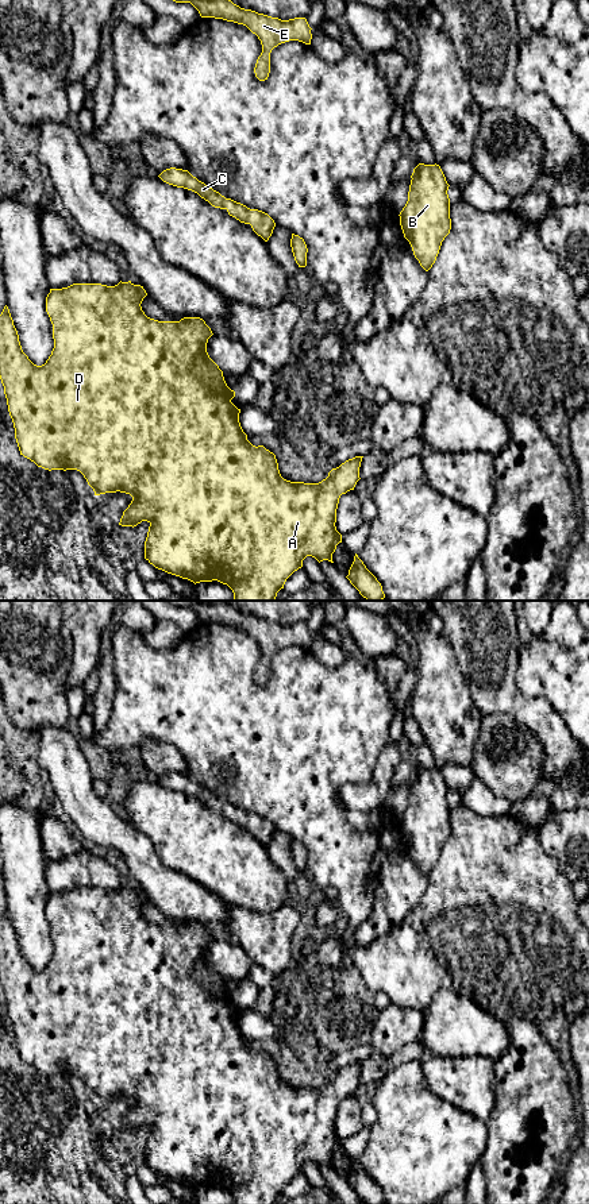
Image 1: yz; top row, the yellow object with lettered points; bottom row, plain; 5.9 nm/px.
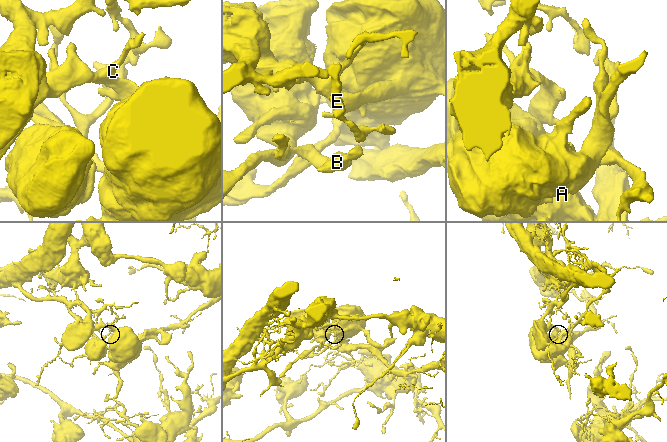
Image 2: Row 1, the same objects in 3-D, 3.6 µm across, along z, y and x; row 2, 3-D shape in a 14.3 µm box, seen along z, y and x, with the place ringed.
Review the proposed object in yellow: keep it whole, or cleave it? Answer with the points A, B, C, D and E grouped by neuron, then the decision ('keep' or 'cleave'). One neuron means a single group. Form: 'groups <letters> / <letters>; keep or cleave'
groups A B C D E; keep

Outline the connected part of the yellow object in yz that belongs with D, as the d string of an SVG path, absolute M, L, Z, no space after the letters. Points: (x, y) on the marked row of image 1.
M131 281L119 282L115 286L101 283L73 283L62 289L50 289L46 297L46 312L53 324L54 348L45 364L34 364L23 352L18 331L14 325L9 309L5 305L0 314L0 379L4 386L8 412L15 428L15 439L20 455L45 470L77 470L93 489L95 495L105 493L126 493L132 497L131 503L123 512L119 525L136 526L142 521L150 524L145 541L145 559L155 568L168 574L188 579L190 582L217 580L227 584L232 593L232 601L274 601L277 593L284 589L286 579L303 567L307 556L315 557L319 563L332 562L336 545L342 543L342 535L336 530L336 509L339 498L354 490L359 478L359 467L363 456L346 460L332 468L328 476L319 483L290 482L281 476L276 455L263 445L253 445L247 440L239 422L238 409L231 400L235 391L231 390L223 377L223 371L207 352L208 339L213 335L211 328L200 317L184 317L180 321L158 321L150 319L142 310L142 301L147 296L140 285Z

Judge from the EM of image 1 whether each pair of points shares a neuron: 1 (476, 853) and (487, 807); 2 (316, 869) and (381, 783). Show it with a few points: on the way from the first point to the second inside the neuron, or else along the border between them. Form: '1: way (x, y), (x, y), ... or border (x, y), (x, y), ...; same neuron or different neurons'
1: border (462, 802), (478, 814), (508, 814); different neurons
2: border (337, 790), (337, 799), (346, 807), (385, 806); different neurons

